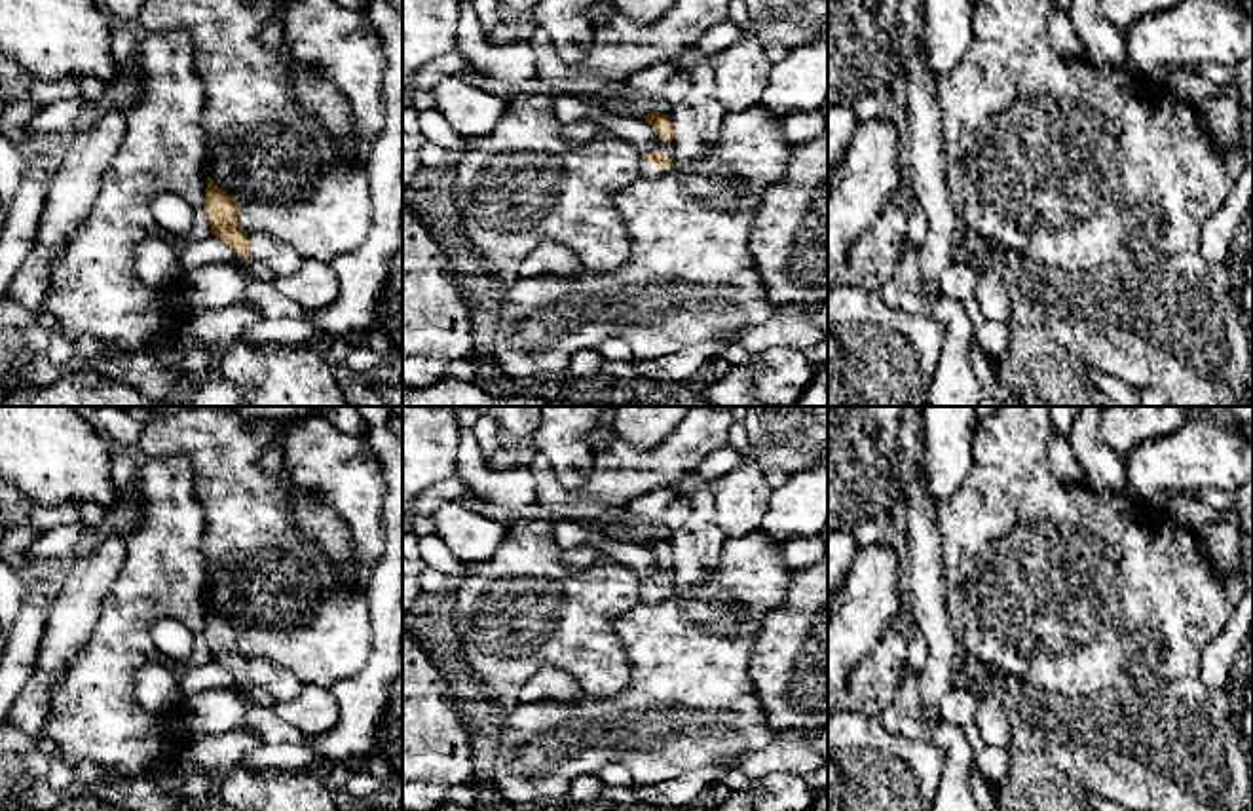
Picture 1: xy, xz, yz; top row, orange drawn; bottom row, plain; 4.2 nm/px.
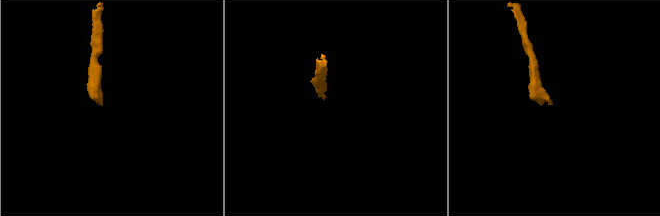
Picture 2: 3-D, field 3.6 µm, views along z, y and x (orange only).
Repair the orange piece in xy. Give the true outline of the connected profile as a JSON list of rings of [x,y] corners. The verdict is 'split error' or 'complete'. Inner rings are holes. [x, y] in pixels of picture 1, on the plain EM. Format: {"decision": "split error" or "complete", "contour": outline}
{"decision": "complete", "contour": [[[209,602],[203,625],[203,638],[209,646],[211,659],[228,672],[232,672],[234,678],[243,688],[247,688],[249,665],[247,657],[237,648],[239,631],[228,617],[222,617]]]}

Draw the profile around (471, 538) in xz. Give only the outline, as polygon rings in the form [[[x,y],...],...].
[[[459,501],[442,503],[433,515],[435,534],[465,564],[486,562],[501,547],[507,524],[465,509]]]

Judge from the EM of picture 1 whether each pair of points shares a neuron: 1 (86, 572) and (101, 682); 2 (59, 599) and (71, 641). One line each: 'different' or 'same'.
1: different
2: same

